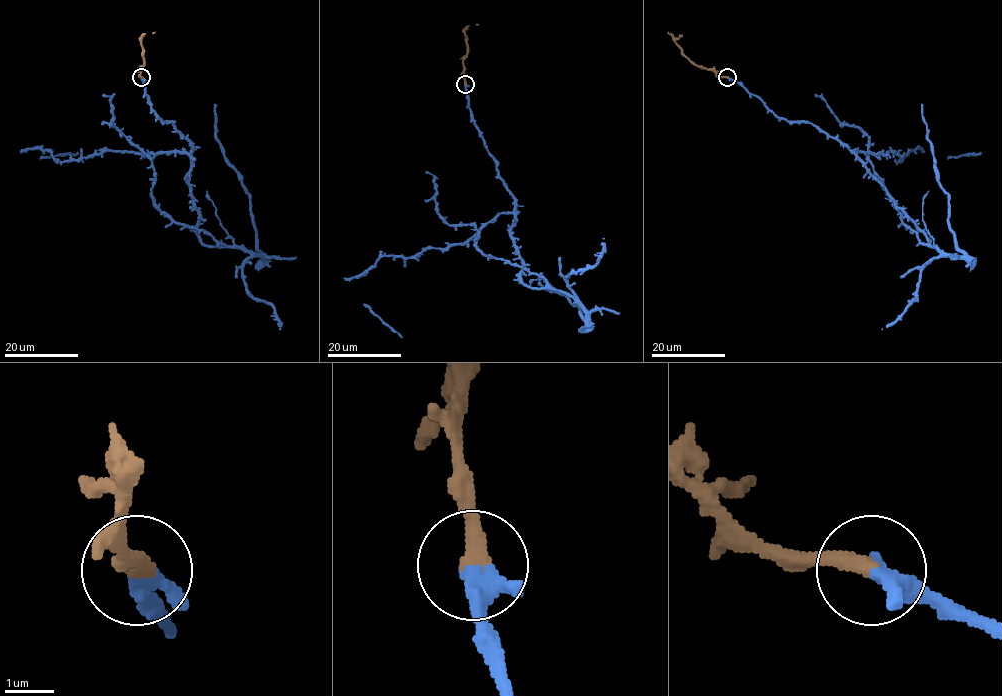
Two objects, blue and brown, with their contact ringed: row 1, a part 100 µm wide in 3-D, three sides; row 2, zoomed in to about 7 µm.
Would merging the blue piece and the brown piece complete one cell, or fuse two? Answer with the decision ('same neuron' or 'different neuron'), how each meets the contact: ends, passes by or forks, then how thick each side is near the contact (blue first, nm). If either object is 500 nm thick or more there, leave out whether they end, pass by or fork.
same neuron | blue passes by | brown ends | 320/400 nm

